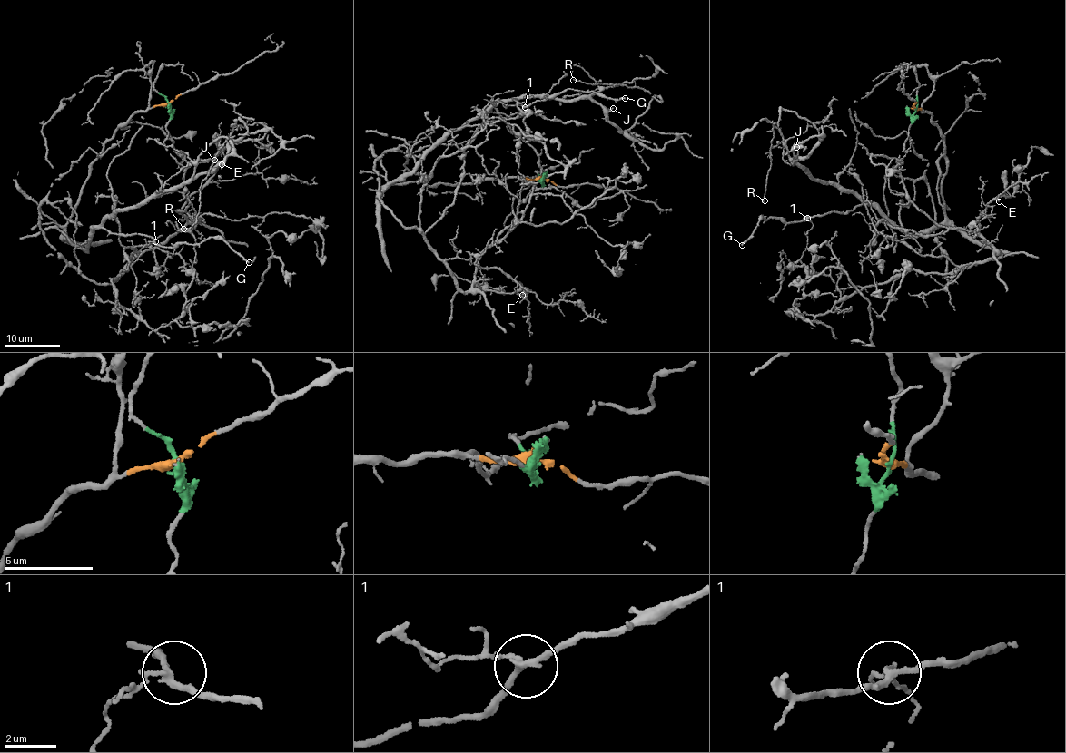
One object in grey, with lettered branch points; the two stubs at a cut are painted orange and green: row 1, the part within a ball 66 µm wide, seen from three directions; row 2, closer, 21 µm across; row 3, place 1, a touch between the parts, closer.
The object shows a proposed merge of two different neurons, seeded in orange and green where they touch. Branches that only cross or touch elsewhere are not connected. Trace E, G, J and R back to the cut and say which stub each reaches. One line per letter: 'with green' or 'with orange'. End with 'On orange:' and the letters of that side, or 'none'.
E: with green
G: with orange
J: with orange
R: with orange
On orange: G, J, R

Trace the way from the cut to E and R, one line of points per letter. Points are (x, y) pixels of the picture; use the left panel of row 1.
E: (167, 104), (164, 146), (183, 167), (190, 202), (178, 211), (214, 173), (213, 158), (222, 152), (222, 163)
R: (167, 104), (104, 143), (65, 233), (84, 249), (121, 208), (209, 171), (240, 121), (183, 229)

